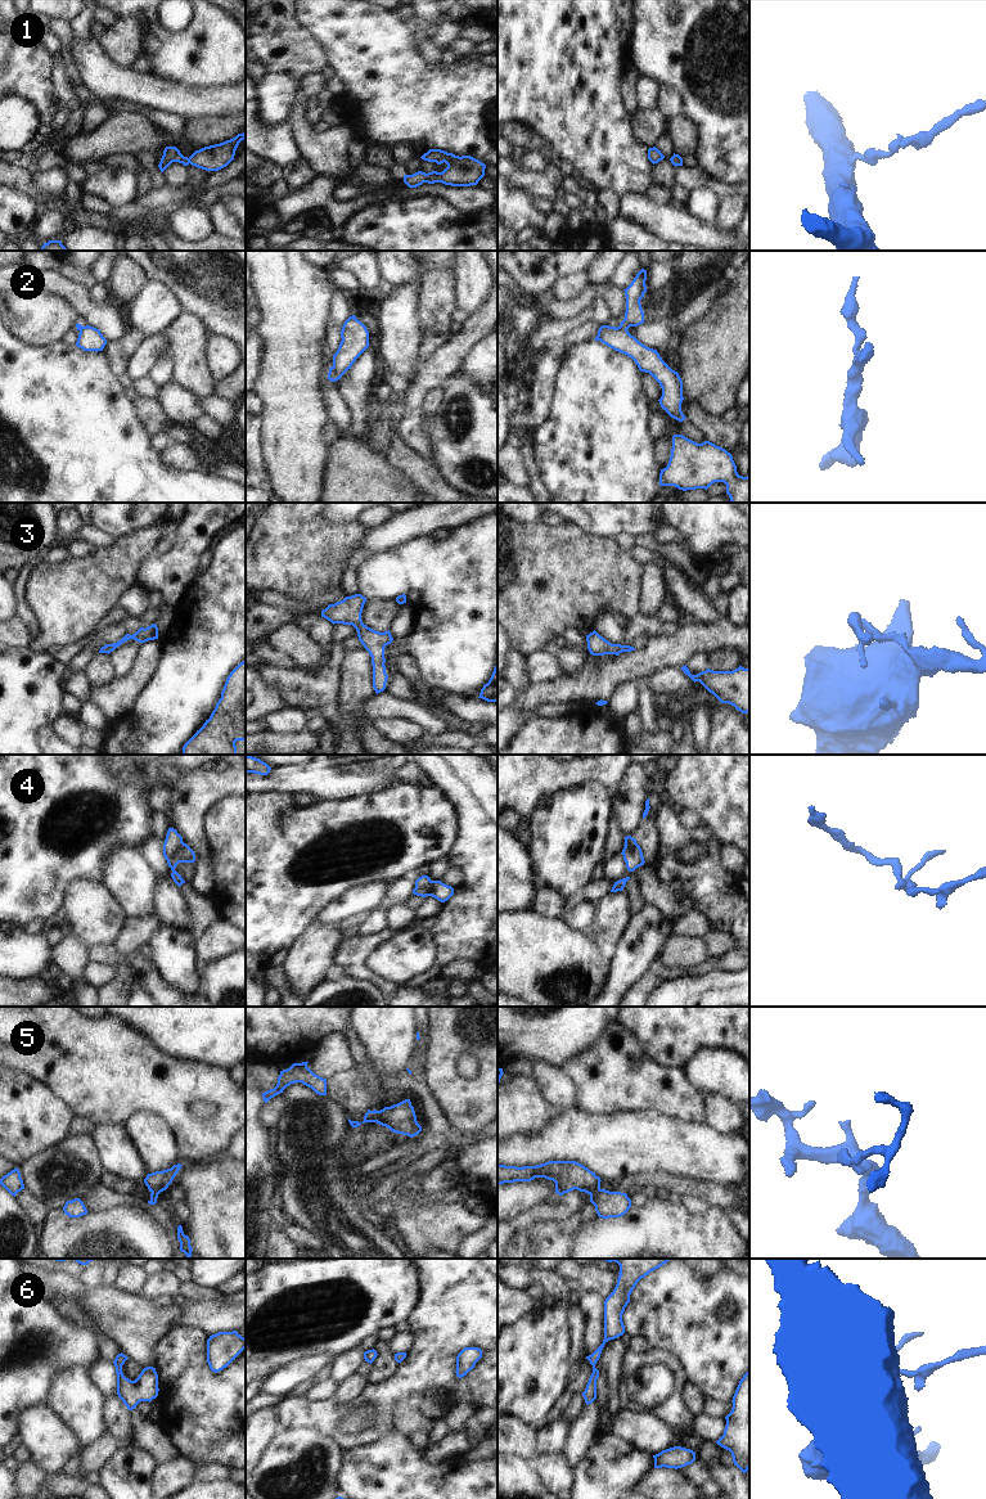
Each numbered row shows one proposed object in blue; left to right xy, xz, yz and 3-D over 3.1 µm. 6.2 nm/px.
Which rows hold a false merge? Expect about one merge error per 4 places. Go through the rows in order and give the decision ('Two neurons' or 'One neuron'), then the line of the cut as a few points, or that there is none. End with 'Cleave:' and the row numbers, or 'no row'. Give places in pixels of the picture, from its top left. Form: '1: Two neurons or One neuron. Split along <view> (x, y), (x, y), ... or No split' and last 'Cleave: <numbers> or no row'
1: One neuron. No split
2: Two neurons. Split along yz (617, 327), (626, 329)
3: One neuron. No split
4: Two neurons. Split along xz (433, 881), (428, 892), (424, 888), (415, 887)
5: One neuron. No split
6: One neuron. No split
Cleave: 2, 4.

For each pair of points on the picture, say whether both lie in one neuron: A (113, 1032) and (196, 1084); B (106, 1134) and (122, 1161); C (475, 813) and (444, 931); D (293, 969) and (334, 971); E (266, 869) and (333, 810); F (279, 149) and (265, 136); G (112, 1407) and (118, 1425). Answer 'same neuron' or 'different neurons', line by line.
A: same neuron
B: same neuron
C: same neuron
D: different neurons
E: same neuron
F: same neuron
G: same neuron

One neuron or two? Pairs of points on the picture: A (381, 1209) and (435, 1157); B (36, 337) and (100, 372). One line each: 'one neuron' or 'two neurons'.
A: two neurons
B: two neurons

